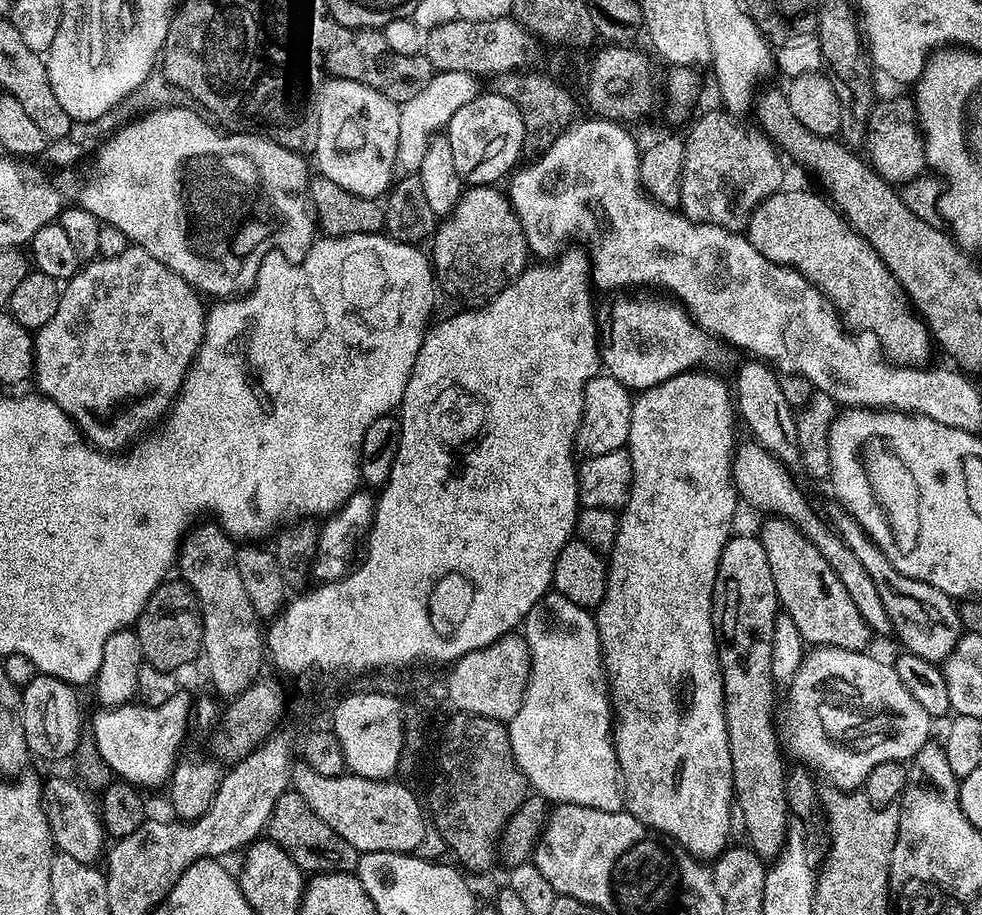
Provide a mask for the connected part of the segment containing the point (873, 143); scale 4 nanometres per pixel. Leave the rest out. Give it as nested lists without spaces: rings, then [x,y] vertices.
[[[896,96],[893,100],[873,103],[868,113],[868,121],[864,130],[863,150],[868,151],[866,160],[873,171],[893,186],[899,186],[910,178],[921,175],[925,171],[924,137],[920,134],[920,126],[916,119],[916,106],[911,99]]]

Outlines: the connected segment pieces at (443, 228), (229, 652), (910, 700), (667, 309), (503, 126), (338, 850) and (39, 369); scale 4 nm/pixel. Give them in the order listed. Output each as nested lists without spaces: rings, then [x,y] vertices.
[[[465,187],[460,195],[459,203],[456,204],[455,211],[439,221],[430,244],[432,244],[430,263],[434,269],[439,291],[443,295],[445,292],[446,295],[461,300],[464,303],[461,305],[464,306],[488,304],[498,294],[502,294],[502,290],[506,290],[506,286],[513,284],[530,264],[526,234],[512,208],[512,201],[501,189],[499,192],[496,188]]]
[[[197,523],[195,527],[187,533],[186,539],[181,543],[180,551],[178,553],[178,572],[180,568],[181,574],[179,575],[182,577],[182,580],[188,584],[188,587],[196,593],[197,602],[200,604],[200,612],[204,621],[202,660],[205,660],[205,662],[208,663],[208,676],[212,679],[213,686],[216,687],[222,695],[228,696],[227,698],[235,698],[239,696],[241,692],[246,691],[250,685],[261,679],[262,672],[260,672],[260,667],[262,667],[263,664],[266,664],[266,636],[262,631],[262,626],[260,630],[262,618],[254,610],[254,602],[250,602],[250,594],[246,594],[246,582],[242,582],[242,574],[238,574],[238,566],[236,565],[237,545],[234,543],[233,537],[229,536],[228,533],[220,527],[219,523],[211,523],[212,524]]]
[[[813,647],[811,651],[805,655],[798,666],[797,673],[794,674],[793,681],[786,685],[788,692],[788,701],[784,704],[784,728],[782,724],[782,744],[785,749],[788,748],[797,756],[799,763],[804,768],[818,774],[821,772],[830,783],[833,784],[833,789],[840,792],[850,792],[859,789],[863,785],[865,778],[870,774],[870,770],[874,770],[874,766],[878,766],[882,762],[890,762],[891,760],[899,760],[901,762],[911,761],[913,756],[916,756],[922,750],[922,746],[930,743],[928,736],[932,732],[932,724],[934,718],[930,714],[926,714],[926,710],[922,710],[921,704],[906,692],[906,686],[902,686],[902,682],[898,678],[895,667],[891,663],[888,664],[884,660],[879,660],[876,656],[868,656],[867,651],[851,652],[848,649],[842,648],[826,648]]]
[[[624,298],[618,301],[610,314],[610,330],[608,338],[603,341],[601,347],[601,365],[607,375],[612,376],[624,388],[632,392],[641,392],[660,385],[667,378],[672,378],[680,372],[707,365],[718,354],[721,343],[708,333],[702,331],[676,302],[664,302],[662,300],[650,300],[647,304],[629,302]]]
[[[499,94],[476,96],[474,102],[468,102],[458,110],[458,114],[454,114],[446,129],[446,141],[454,154],[454,166],[461,174],[478,171],[480,164],[498,159],[504,151],[514,151],[525,140],[522,114],[515,102]]]
[[[295,790],[284,792],[282,798],[278,798],[278,802],[274,804],[274,810],[268,819],[266,836],[273,844],[286,850],[286,854],[290,854],[290,858],[294,858],[300,871],[305,874],[355,873],[360,861],[360,853],[356,848],[350,846],[350,842],[346,842],[346,838],[334,834],[334,830],[330,830],[330,826],[326,826],[326,822],[322,822],[322,818],[318,818],[318,814],[314,814],[314,810],[310,810],[306,798],[302,798],[302,794],[298,794]]]
[[[129,246],[126,254],[121,254],[119,258],[110,258],[109,260],[97,258],[85,263],[80,271],[63,285],[58,310],[54,314],[54,318],[50,318],[50,322],[35,333],[34,381],[36,380],[37,386],[40,387],[37,388],[39,395],[58,405],[76,423],[84,439],[93,448],[98,448],[109,454],[123,453],[133,443],[131,440],[139,434],[140,428],[148,428],[160,415],[163,417],[173,407],[173,398],[179,397],[184,386],[184,380],[188,376],[188,370],[192,367],[192,361],[199,356],[200,343],[204,340],[206,304],[203,302],[205,303],[201,293],[191,288],[181,276],[174,274],[174,270],[170,270],[162,262],[158,262],[158,258],[154,258],[154,254],[150,254],[144,248]]]

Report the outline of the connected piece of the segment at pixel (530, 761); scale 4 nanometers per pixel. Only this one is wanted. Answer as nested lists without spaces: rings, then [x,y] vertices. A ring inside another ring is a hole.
[[[552,590],[532,607],[530,614],[526,614],[522,635],[528,643],[532,669],[522,706],[518,714],[507,721],[516,765],[529,785],[549,802],[581,804],[607,812],[621,811],[624,794],[616,745],[612,743],[612,701],[608,695],[608,677],[604,670],[604,655],[600,649],[595,615],[582,606],[574,606],[574,602]]]

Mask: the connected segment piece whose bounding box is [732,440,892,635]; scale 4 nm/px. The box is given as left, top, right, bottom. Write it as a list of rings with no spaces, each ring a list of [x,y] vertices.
[[[752,440],[747,442],[748,444],[741,443],[737,447],[732,461],[732,479],[737,495],[750,505],[764,510],[763,513],[778,515],[795,523],[826,558],[826,562],[842,582],[855,609],[864,618],[870,630],[875,635],[889,635],[892,632],[892,623],[889,615],[886,614],[882,598],[879,597],[878,588],[874,586],[874,580],[870,574],[863,569],[862,562],[858,561],[849,547],[845,546],[839,533],[829,525],[827,527],[823,520],[814,514],[809,502],[789,473],[791,471],[758,443]]]

